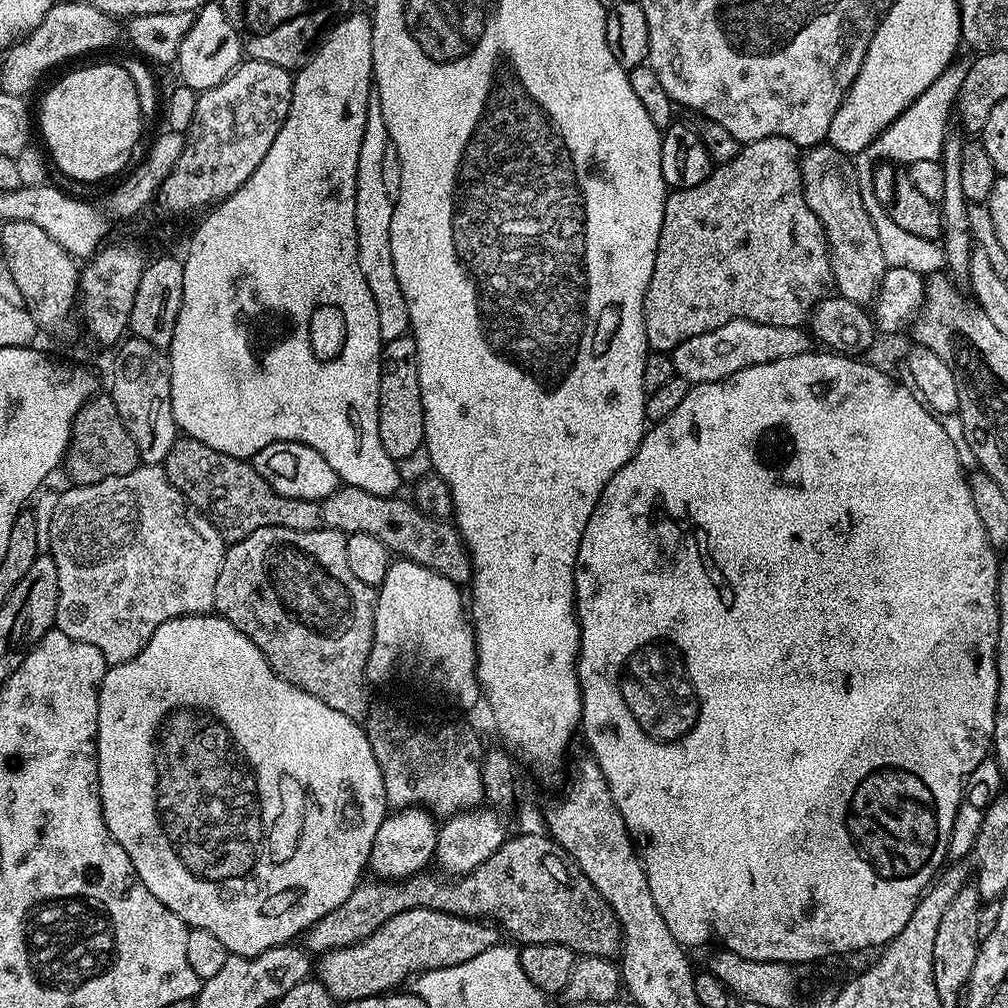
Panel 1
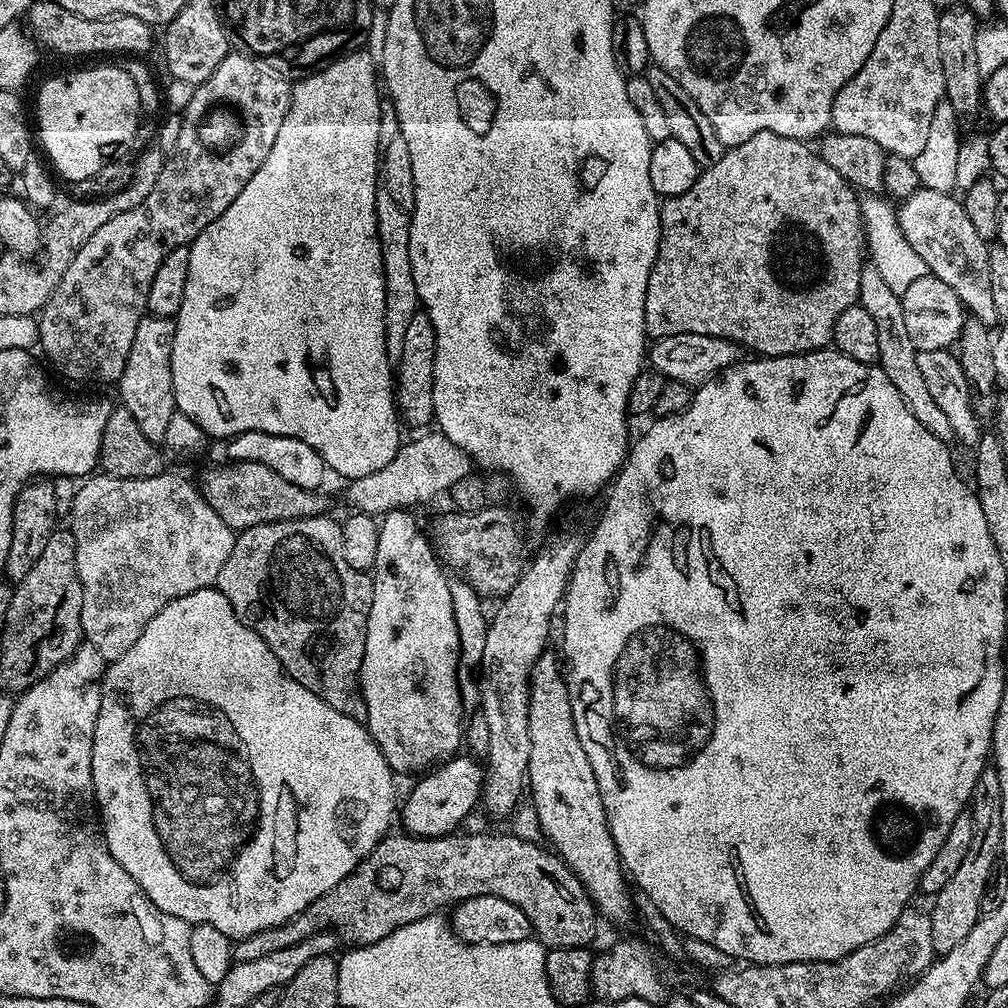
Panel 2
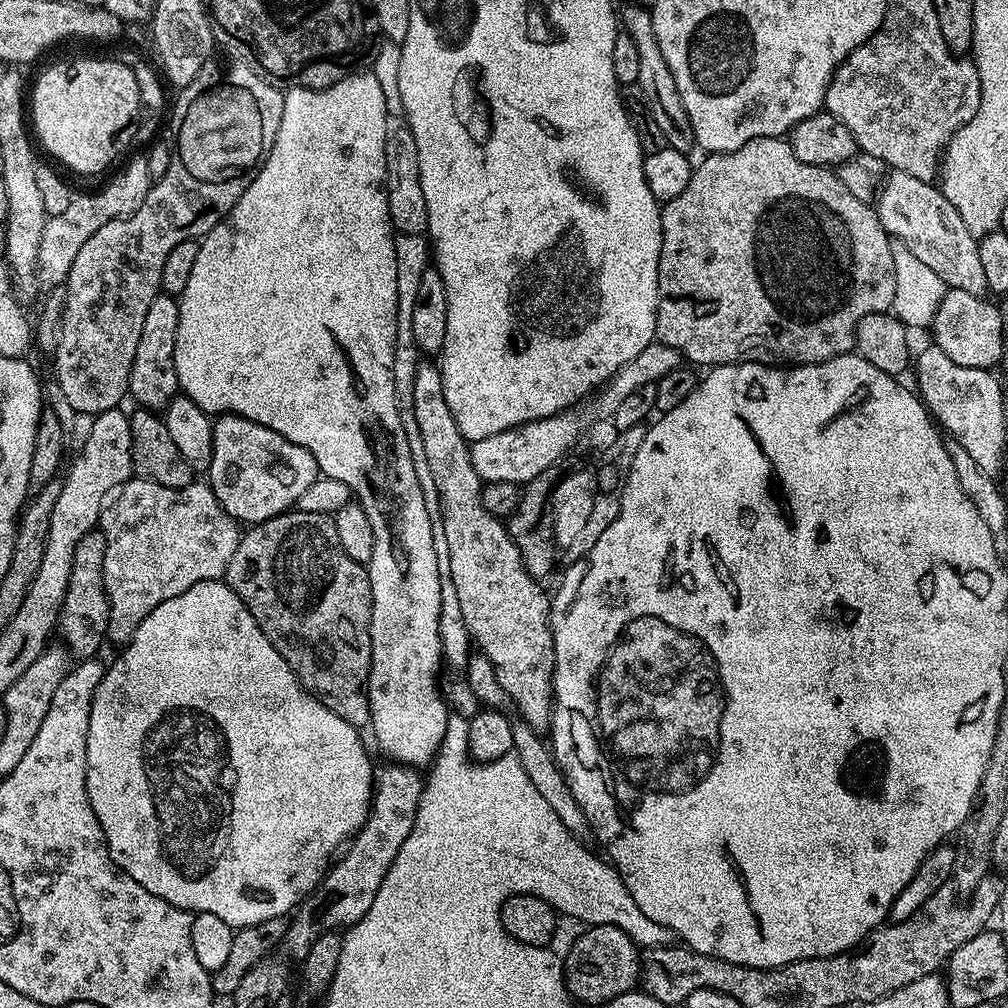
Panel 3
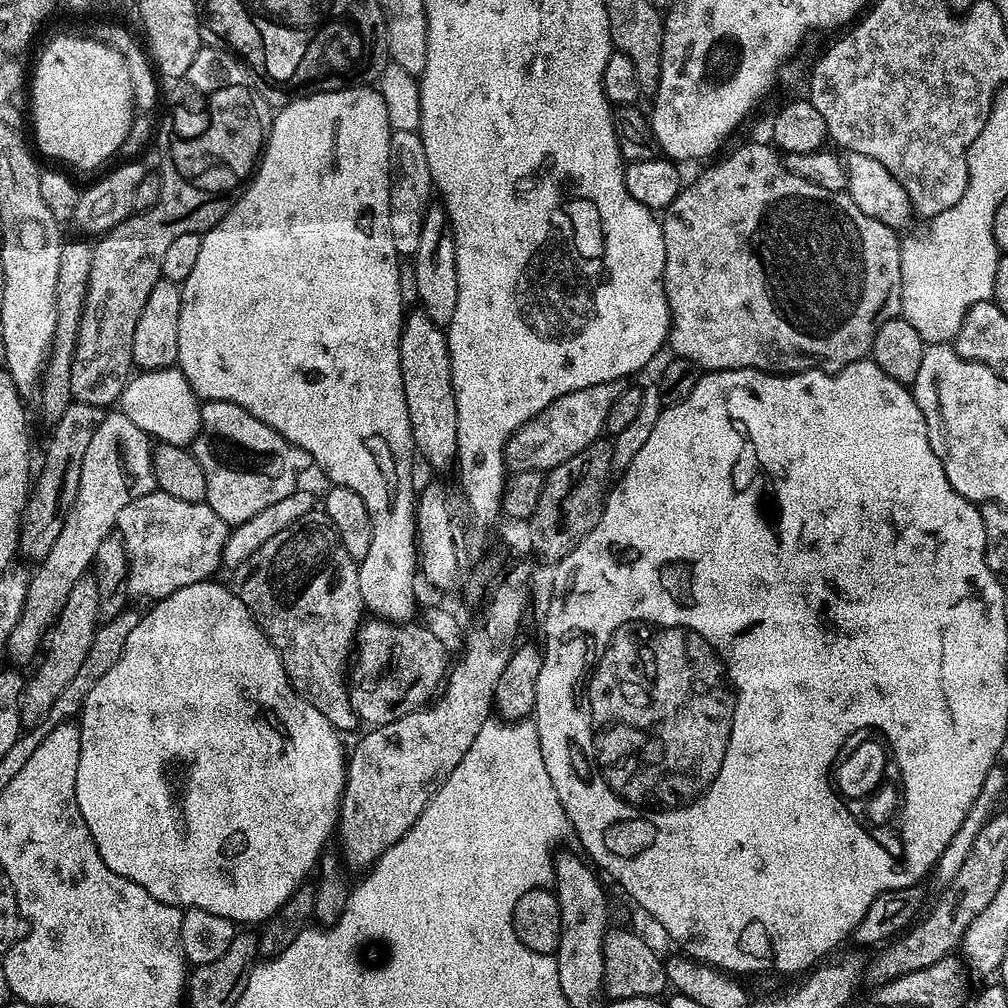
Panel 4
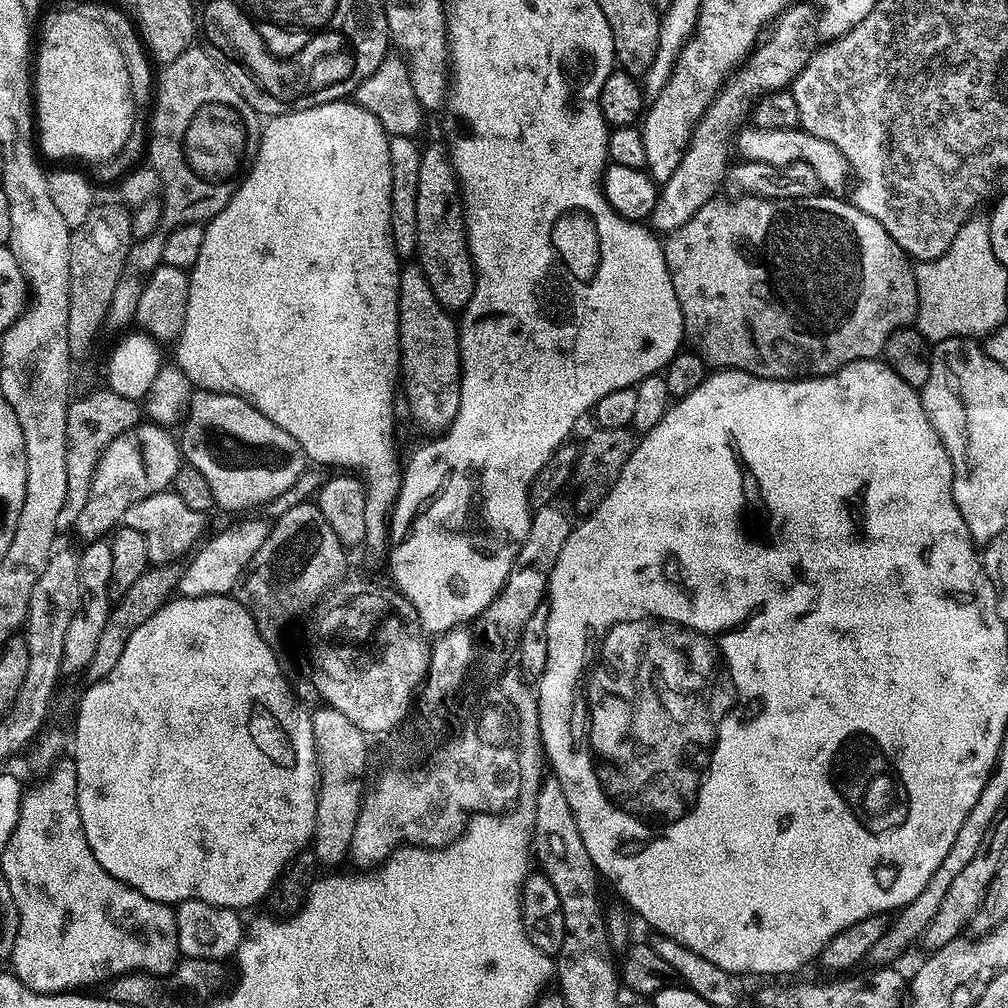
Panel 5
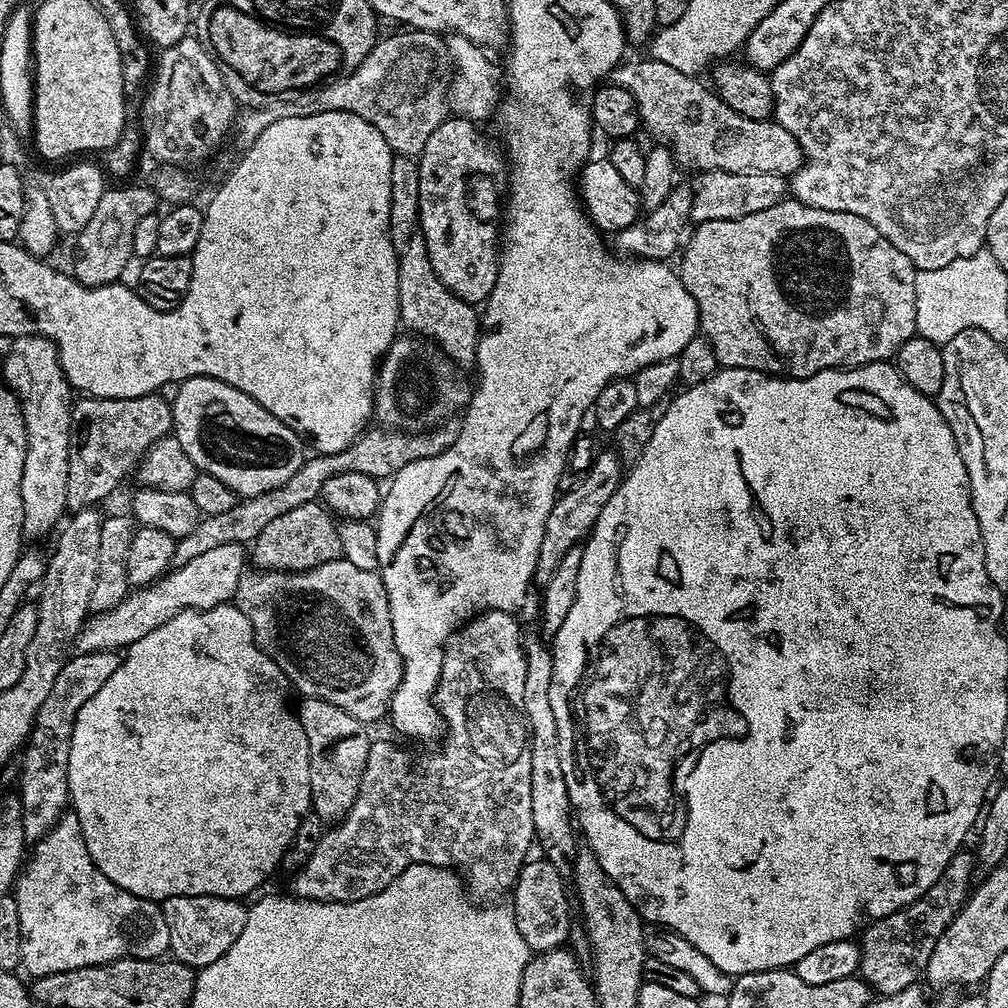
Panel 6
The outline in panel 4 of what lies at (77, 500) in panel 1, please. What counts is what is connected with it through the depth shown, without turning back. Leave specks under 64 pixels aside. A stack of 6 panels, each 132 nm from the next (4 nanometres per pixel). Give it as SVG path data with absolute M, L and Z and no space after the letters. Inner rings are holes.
M159 490L122 506L116 528L126 542L128 591L135 599L137 596L147 602L161 600L174 594L174 590L182 590L182 586L194 586L215 577L230 531L230 526L210 510L207 502L182 502Z

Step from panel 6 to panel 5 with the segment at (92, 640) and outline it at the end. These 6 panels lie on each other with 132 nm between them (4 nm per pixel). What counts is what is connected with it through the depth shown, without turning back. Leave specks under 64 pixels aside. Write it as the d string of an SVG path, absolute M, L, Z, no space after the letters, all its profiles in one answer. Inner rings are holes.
M255 516L241 519L244 521L238 523L234 527L230 526L224 529L222 532L212 537L208 542L206 540L195 551L195 554L189 559L189 562L191 561L190 564L188 566L185 565L183 572L181 573L178 589L181 595L194 597L200 597L202 595L229 595L241 583L242 577L247 571L249 563L253 560L254 554L258 552L262 544L266 542L271 529L269 523L266 524L264 521L254 517Z

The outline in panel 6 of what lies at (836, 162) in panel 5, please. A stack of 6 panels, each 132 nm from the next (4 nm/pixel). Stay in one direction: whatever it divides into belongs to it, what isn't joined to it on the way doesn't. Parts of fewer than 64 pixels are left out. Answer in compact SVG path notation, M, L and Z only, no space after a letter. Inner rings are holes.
M645 58L645 60L630 60L631 59L612 69L610 73L611 83L621 84L626 90L630 90L630 94L634 94L634 102L638 102L638 114L640 115L640 123L643 131L645 133L648 131L649 134L656 139L653 141L659 142L663 147L670 149L672 151L672 157L676 159L676 163L681 169L697 168L695 171L700 174L705 172L773 172L774 174L788 178L791 177L792 173L797 172L804 164L804 151L798 146L794 134L790 134L790 130L786 130L781 124L777 124L775 119L751 120L742 114L738 114L738 110L730 110L730 106L726 106L726 102L722 102L707 83L704 85L703 82L700 81L700 78L682 74L682 70L673 70L670 66L666 66L666 62L658 62L651 58Z

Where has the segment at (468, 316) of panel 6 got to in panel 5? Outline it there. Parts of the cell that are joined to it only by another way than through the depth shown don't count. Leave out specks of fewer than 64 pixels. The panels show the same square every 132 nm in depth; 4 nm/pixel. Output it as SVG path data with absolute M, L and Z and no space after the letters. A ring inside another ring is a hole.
M408 262L400 269L398 318L402 396L408 399L408 412L418 427L431 434L443 434L458 414L460 333L457 321L440 305L438 298L434 298L434 290L430 290L430 282L426 282L419 263Z

